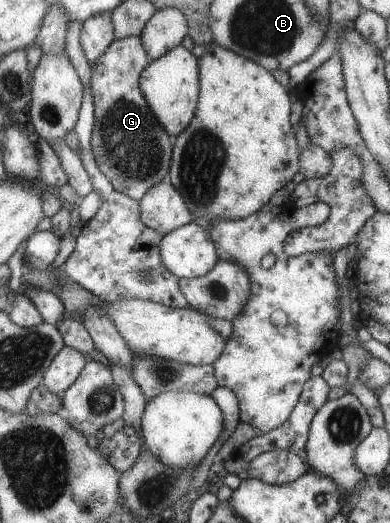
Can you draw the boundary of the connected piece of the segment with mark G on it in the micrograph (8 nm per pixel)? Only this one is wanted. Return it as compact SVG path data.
M125 36L115 38L105 54L91 64L95 112L91 146L95 162L116 191L137 201L151 186L167 179L174 149L173 139L161 126L139 86L141 72L150 61L140 36Z

